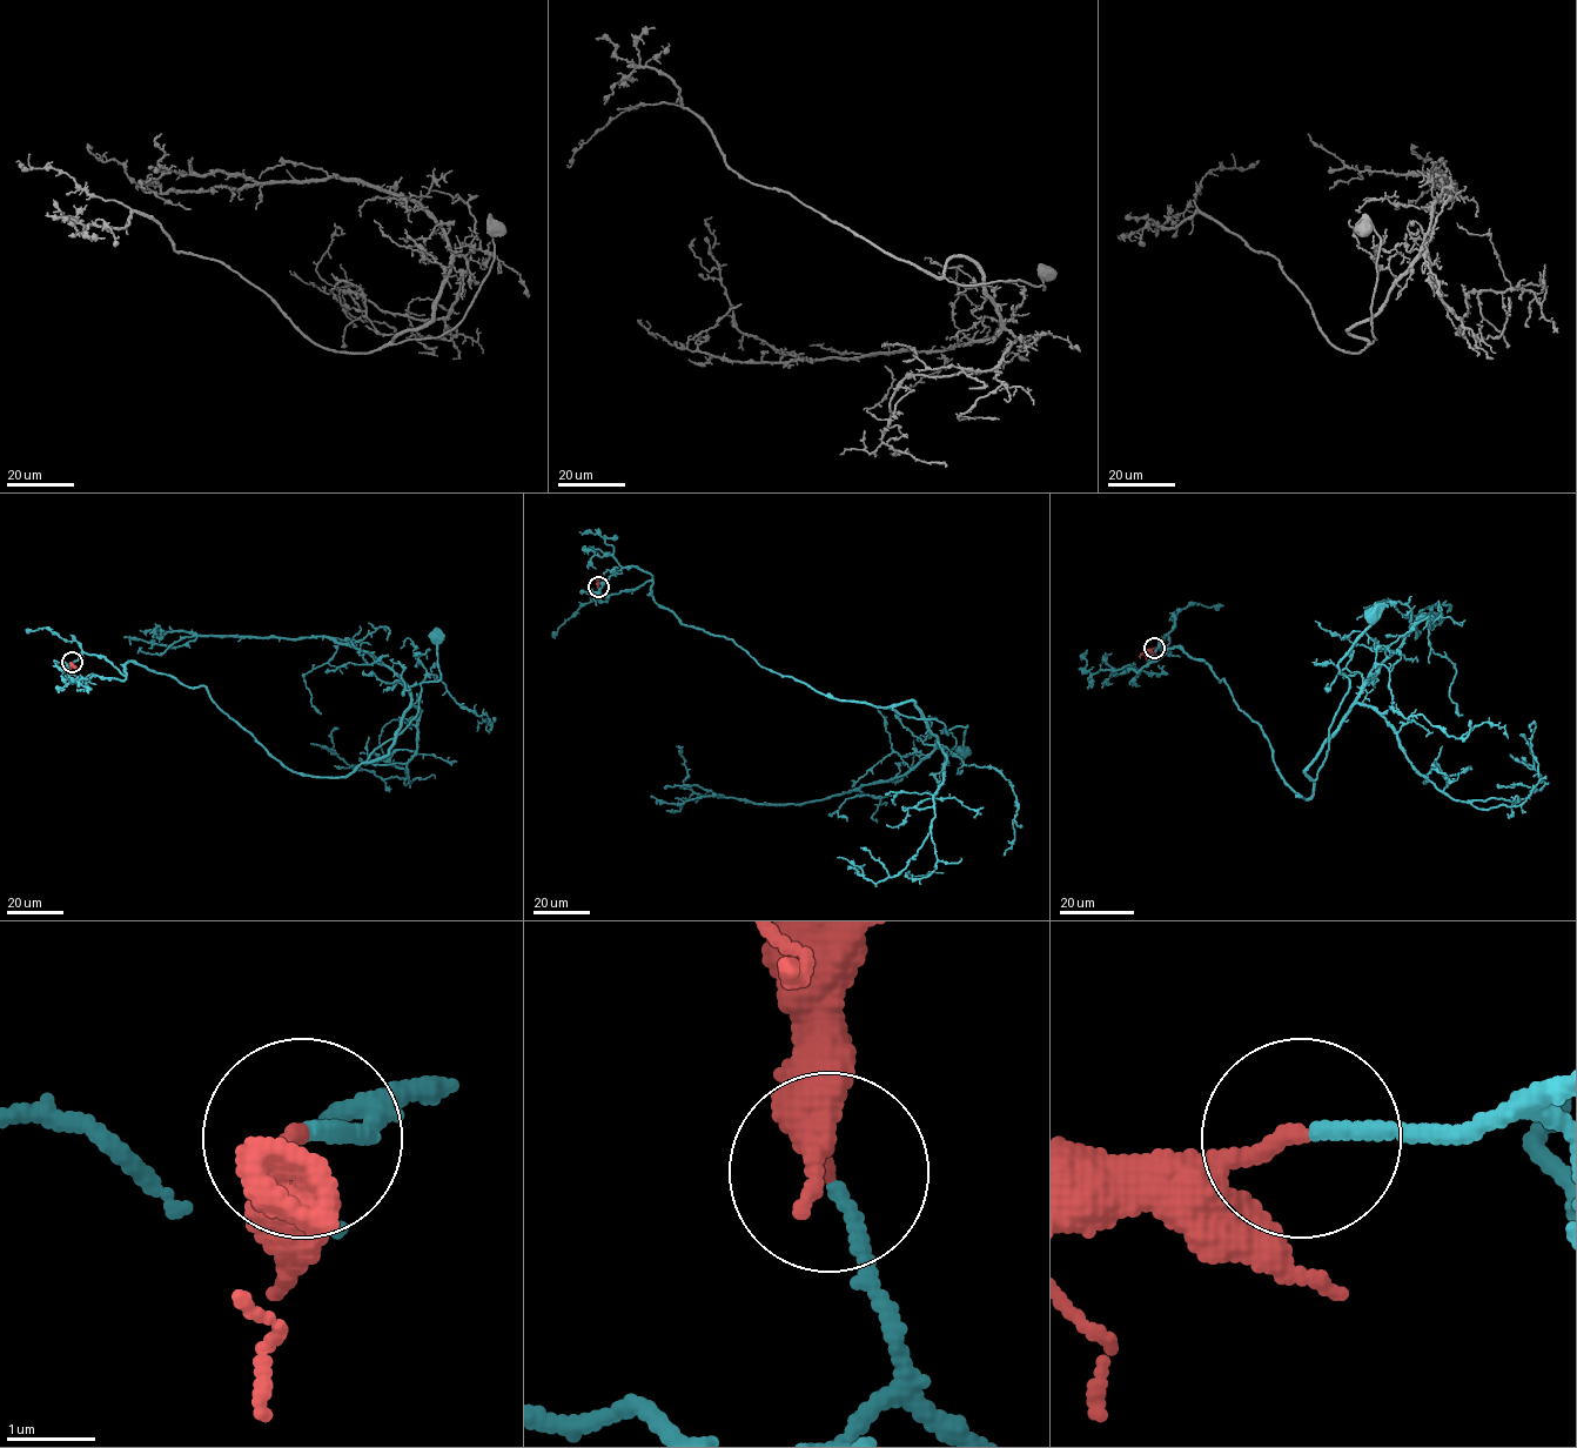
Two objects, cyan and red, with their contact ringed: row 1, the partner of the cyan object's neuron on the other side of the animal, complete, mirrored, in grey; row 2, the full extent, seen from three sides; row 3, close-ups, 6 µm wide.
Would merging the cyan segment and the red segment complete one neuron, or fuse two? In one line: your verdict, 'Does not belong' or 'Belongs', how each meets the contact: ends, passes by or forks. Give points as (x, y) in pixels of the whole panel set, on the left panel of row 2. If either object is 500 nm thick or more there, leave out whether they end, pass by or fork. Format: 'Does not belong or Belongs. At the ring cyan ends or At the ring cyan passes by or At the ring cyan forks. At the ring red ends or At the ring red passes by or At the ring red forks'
Belongs. At the ring cyan ends. At the ring red ends

